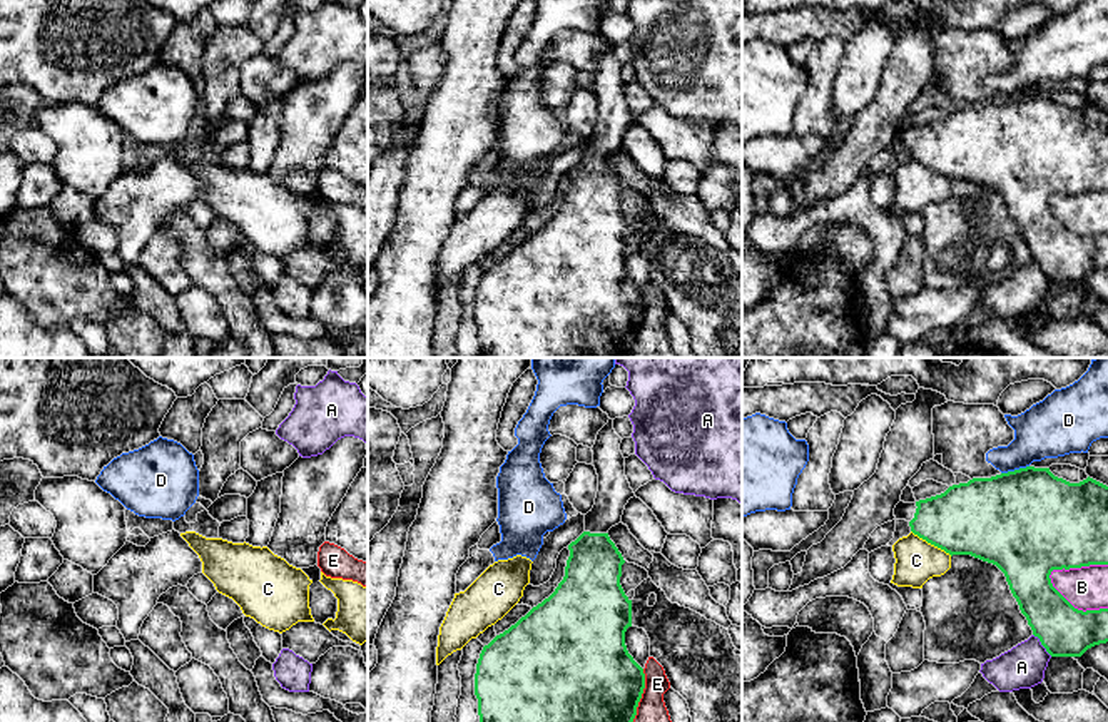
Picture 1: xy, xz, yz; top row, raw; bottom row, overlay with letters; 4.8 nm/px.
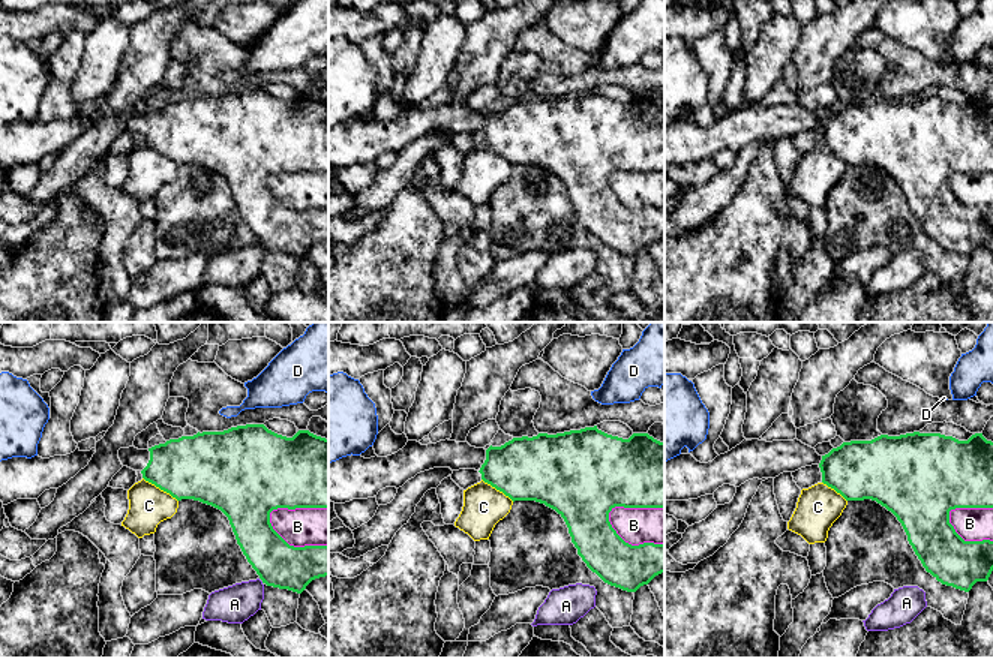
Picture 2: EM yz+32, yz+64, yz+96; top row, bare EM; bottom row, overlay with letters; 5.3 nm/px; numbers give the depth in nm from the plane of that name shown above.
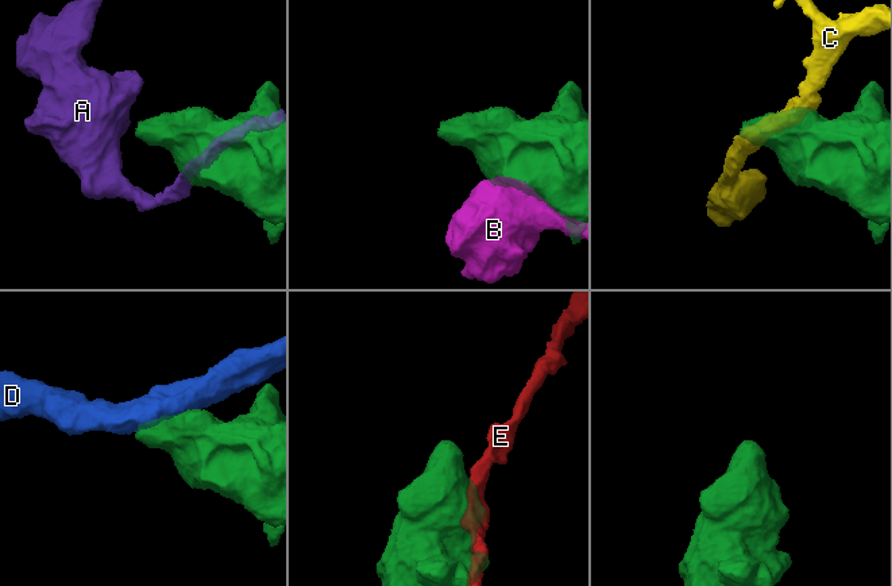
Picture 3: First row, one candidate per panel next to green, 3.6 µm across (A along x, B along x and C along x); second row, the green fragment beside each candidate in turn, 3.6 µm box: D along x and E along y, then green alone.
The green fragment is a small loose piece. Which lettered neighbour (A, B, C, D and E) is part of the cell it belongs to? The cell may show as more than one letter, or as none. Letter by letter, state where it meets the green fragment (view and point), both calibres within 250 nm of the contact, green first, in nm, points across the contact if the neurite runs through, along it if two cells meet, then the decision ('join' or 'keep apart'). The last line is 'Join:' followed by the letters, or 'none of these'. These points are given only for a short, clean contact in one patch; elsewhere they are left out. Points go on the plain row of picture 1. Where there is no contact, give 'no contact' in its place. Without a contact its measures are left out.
A: contact yz (1041, 269); calibres 240 and 200 nm; keep apart
B: contact yz (1072, 231); calibres 240 and 200 nm; keep apart
C: contact yz (931, 169); calibres 360 and 200 nm; border yz (911, 156), (951, 181); keep apart
D: contact yz (1015, 96); calibres 500 and 280 nm; keep apart
E: contact xz (639, 326); calibres 500 and 200 nm; keep apart
Join: none of these

